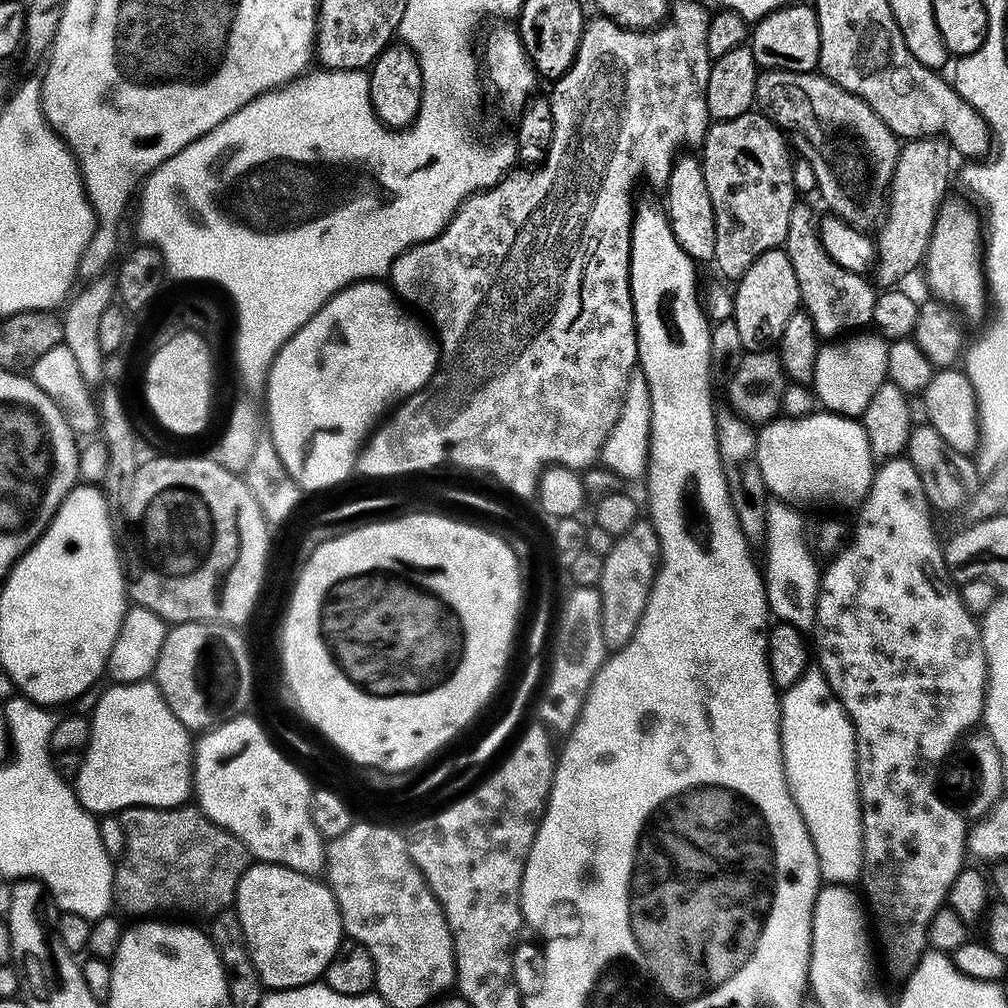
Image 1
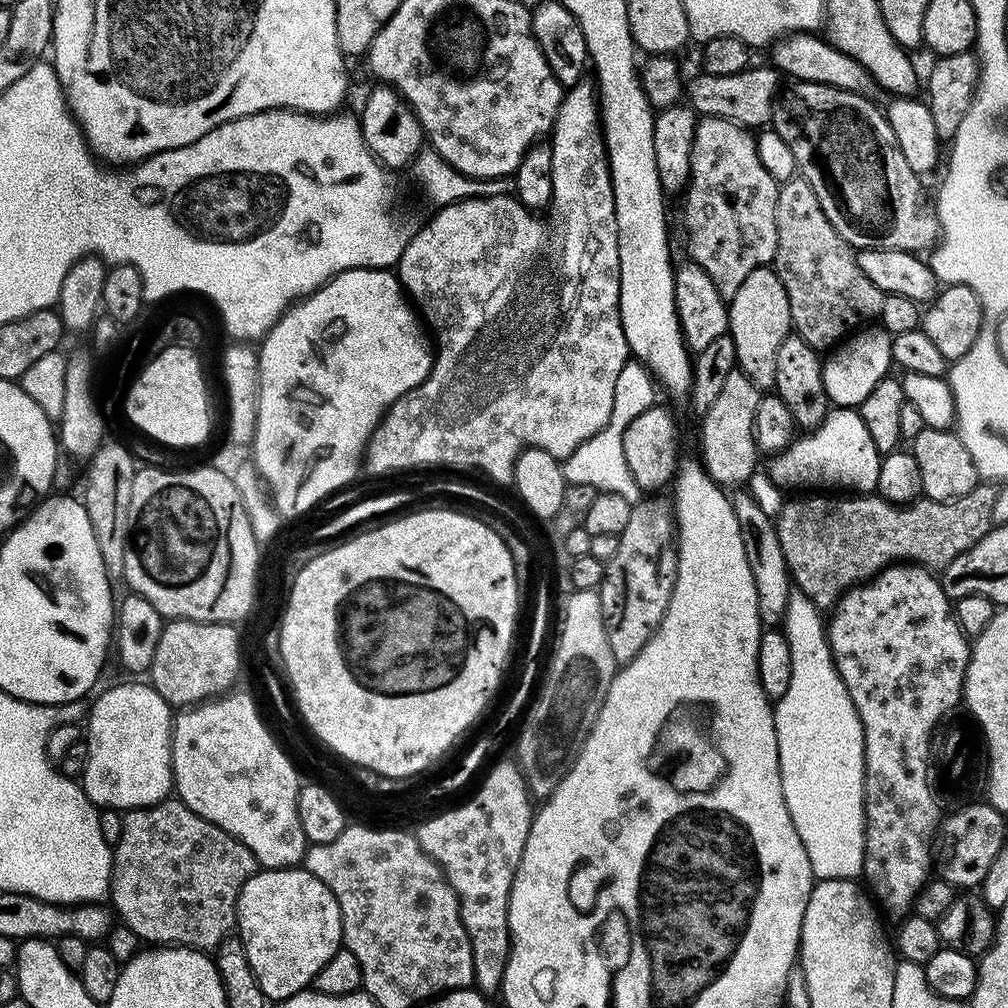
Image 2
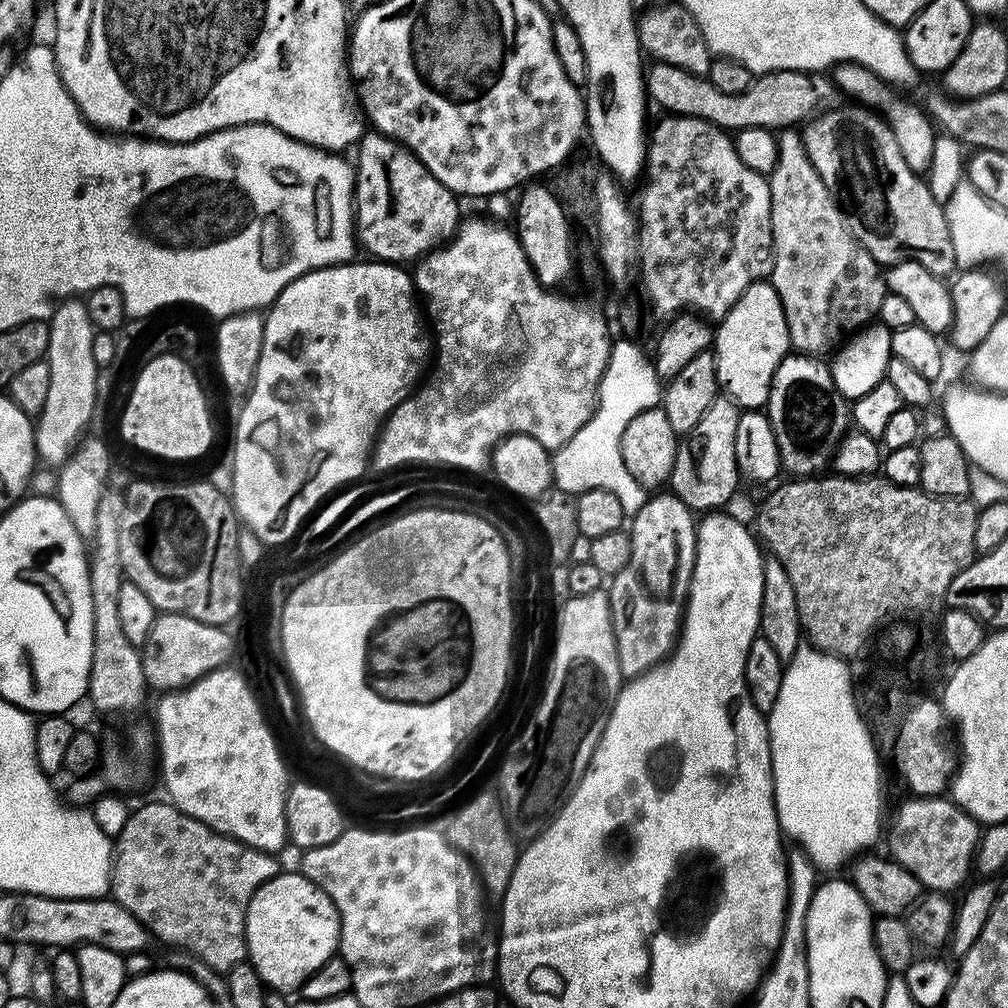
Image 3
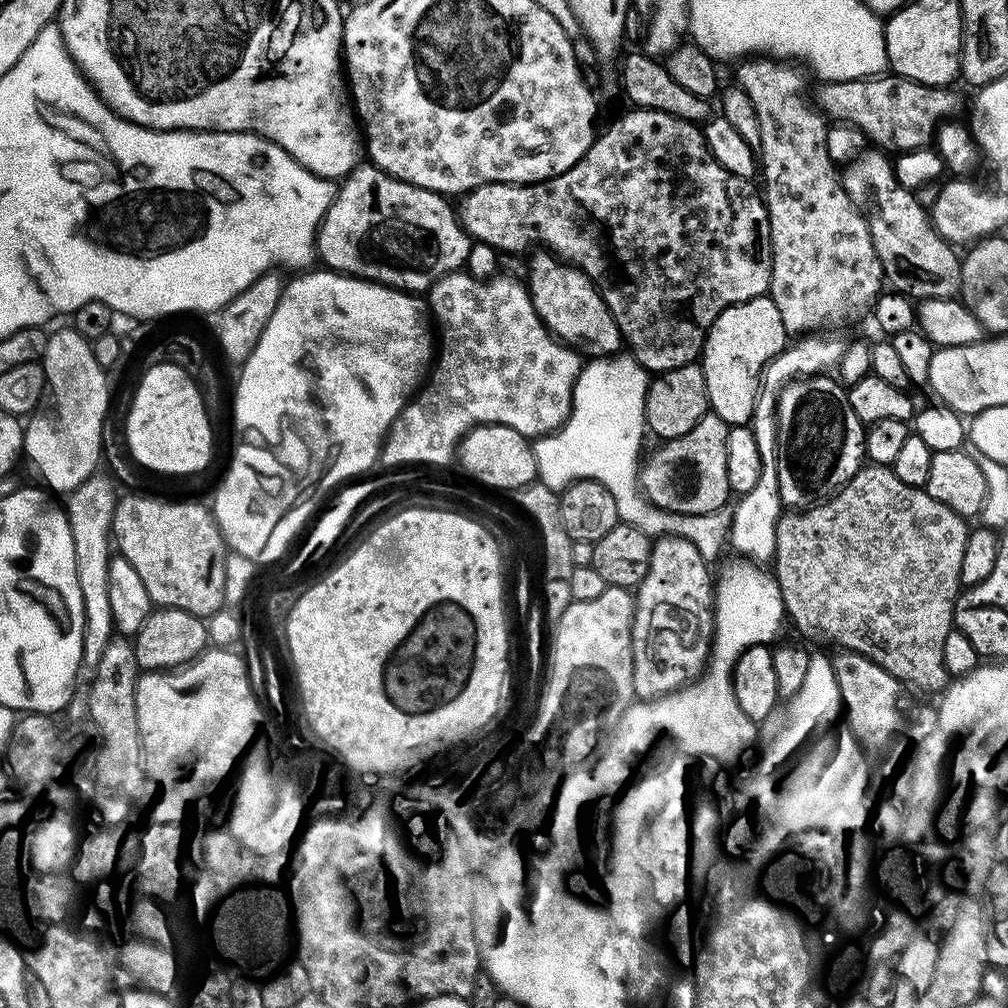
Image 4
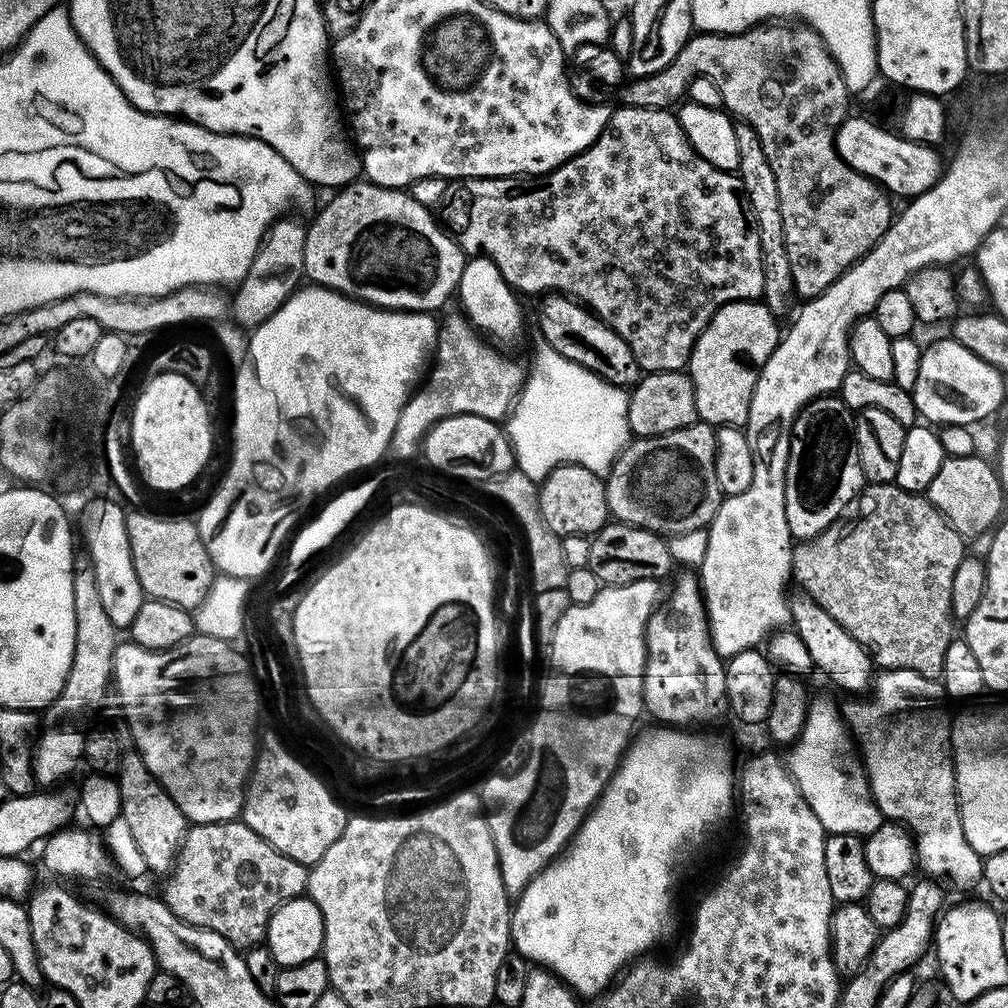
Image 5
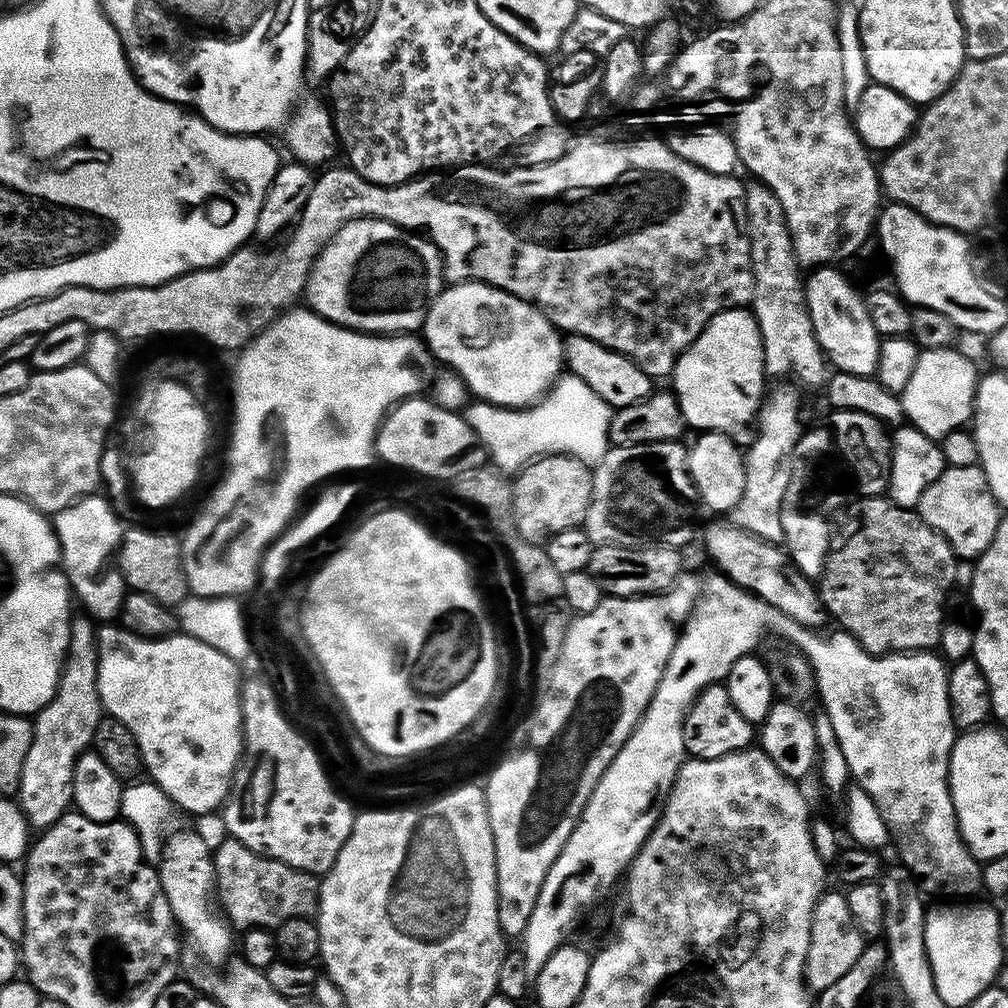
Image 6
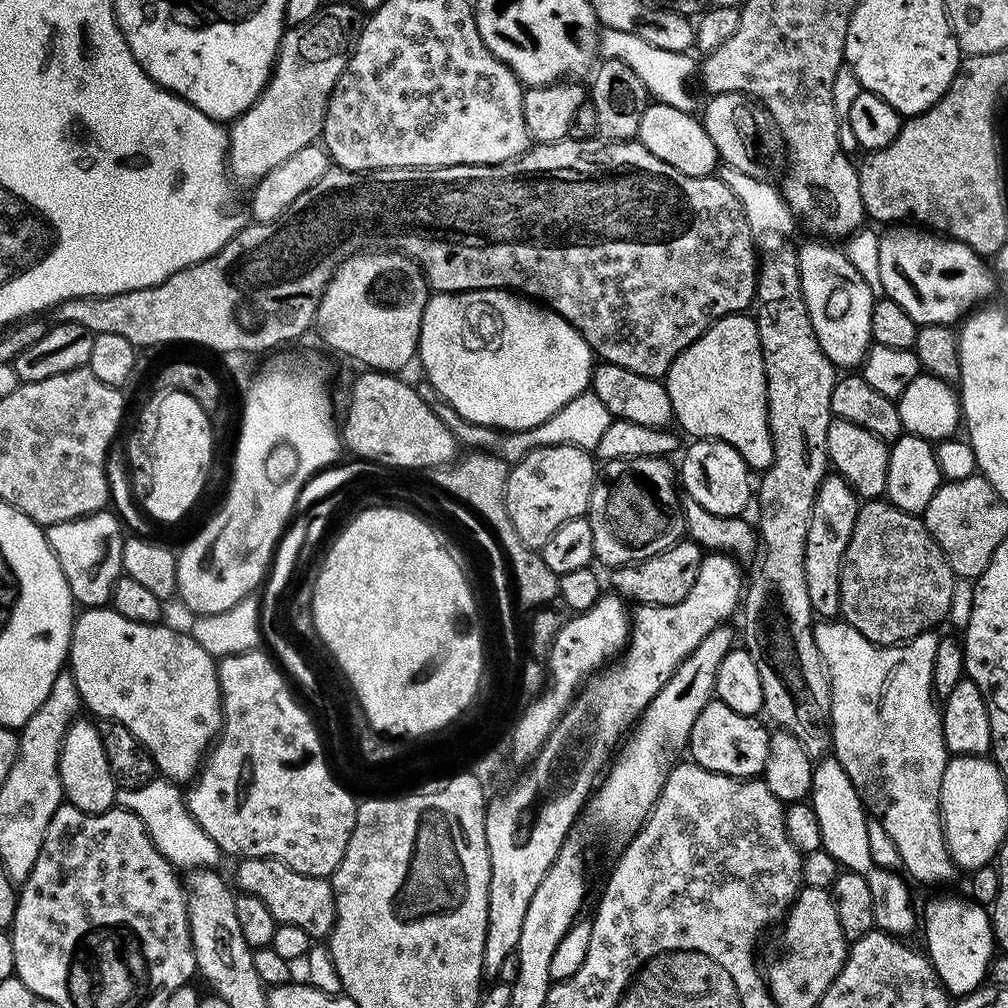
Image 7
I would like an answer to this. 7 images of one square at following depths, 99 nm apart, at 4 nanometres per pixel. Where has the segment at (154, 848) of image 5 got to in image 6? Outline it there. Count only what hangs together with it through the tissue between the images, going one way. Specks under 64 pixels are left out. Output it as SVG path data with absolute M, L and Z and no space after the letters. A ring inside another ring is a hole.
M176 832L163 841L158 871L166 902L170 902L179 931L192 939L193 946L205 956L201 957L209 965L216 966L233 955L234 932L227 919L214 907L216 872L212 866L213 855L210 844L208 848L207 842L198 833Z

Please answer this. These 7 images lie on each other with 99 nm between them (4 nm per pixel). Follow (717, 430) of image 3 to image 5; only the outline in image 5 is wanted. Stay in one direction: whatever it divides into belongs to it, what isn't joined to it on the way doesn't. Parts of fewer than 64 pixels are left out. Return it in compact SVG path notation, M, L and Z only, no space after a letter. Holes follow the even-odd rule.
M703 422L661 436L633 439L621 450L620 457L613 462L611 470L606 473L609 513L619 523L633 524L651 532L659 532L668 538L686 534L690 530L707 529L722 501L718 474L714 474L715 457L716 428Z

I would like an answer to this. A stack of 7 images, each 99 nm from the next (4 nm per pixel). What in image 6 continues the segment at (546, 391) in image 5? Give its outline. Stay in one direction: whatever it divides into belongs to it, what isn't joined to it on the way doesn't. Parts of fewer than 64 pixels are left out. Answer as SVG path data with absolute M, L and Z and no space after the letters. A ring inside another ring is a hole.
M564 374L546 395L527 408L502 408L487 402L472 402L462 415L484 445L491 463L501 472L519 473L537 456L577 456L585 462L598 462L609 450L608 427L613 409L608 407L582 378Z

